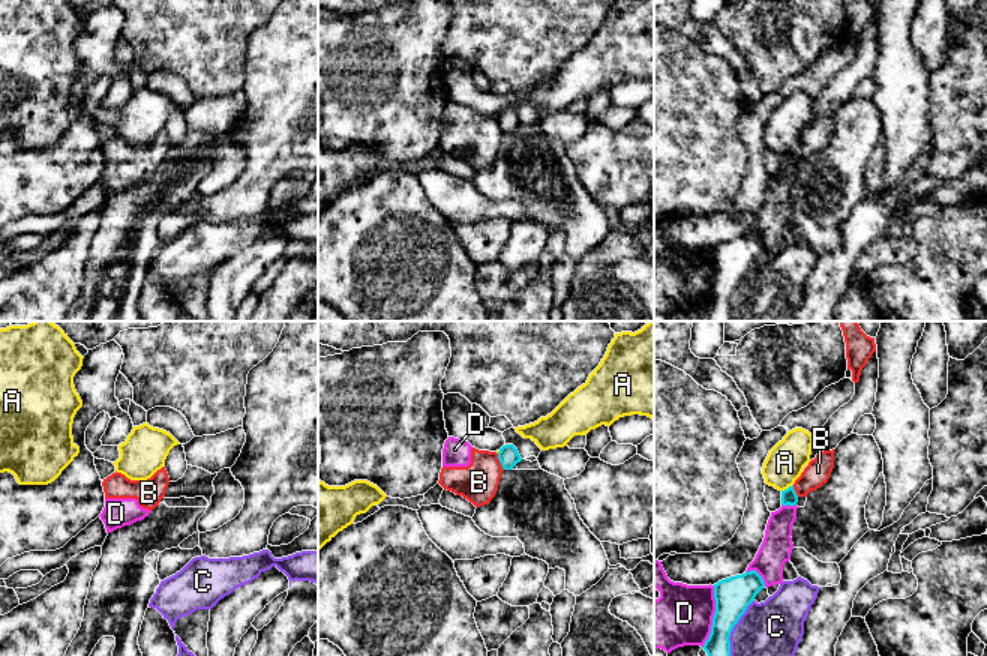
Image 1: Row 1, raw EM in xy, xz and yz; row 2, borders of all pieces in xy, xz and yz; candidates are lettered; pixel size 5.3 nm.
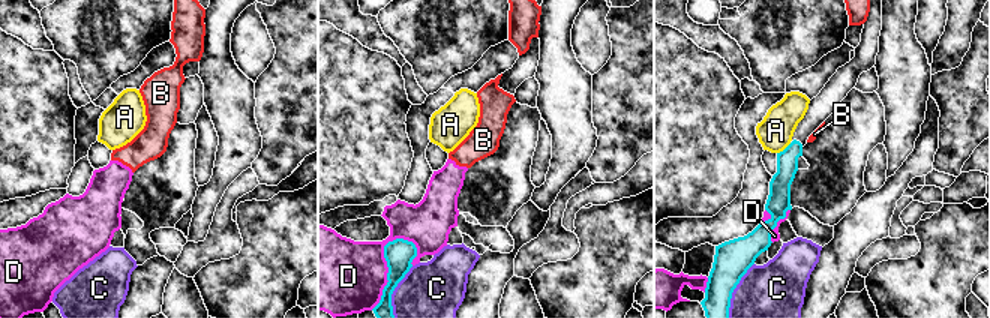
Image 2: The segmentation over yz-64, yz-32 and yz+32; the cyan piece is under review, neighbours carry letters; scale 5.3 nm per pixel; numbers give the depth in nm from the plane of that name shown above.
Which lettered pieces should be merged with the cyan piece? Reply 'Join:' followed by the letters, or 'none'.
Join: none

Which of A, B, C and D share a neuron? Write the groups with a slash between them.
A / B D / C

